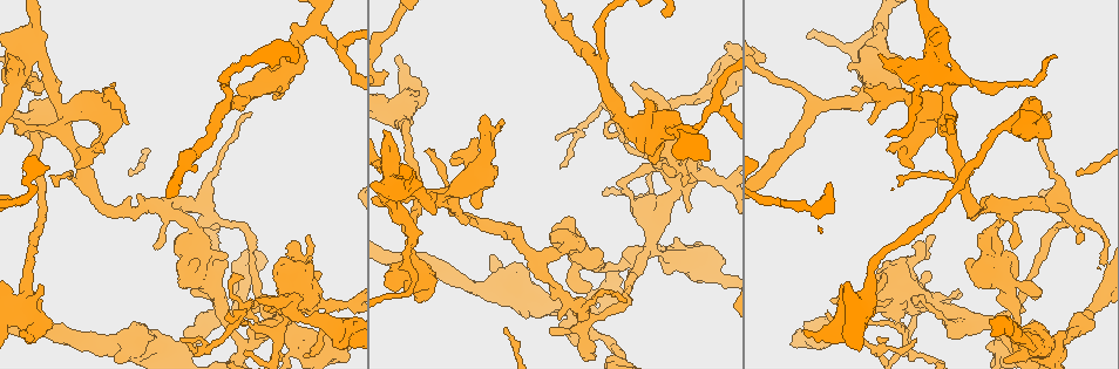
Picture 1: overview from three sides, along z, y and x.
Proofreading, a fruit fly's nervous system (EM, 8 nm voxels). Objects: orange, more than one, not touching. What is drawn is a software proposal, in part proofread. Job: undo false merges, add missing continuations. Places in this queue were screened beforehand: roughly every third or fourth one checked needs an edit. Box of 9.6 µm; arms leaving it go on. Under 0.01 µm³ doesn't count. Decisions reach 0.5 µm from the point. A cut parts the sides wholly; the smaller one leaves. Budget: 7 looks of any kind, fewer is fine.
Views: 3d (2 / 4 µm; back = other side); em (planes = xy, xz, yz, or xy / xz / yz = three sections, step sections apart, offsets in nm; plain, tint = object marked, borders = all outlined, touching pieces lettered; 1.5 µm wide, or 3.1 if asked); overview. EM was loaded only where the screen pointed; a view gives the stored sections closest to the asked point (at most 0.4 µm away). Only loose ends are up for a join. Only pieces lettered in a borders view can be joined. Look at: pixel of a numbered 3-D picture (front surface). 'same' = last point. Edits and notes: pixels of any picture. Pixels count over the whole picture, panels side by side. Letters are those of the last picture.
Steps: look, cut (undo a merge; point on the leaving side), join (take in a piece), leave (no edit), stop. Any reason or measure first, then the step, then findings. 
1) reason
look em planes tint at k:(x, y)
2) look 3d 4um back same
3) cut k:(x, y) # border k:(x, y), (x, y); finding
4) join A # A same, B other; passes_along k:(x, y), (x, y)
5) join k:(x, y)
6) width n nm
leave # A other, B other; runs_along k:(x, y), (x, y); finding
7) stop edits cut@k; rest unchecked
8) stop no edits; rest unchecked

branch point
look 3d 4um at 1:(1051, 201)

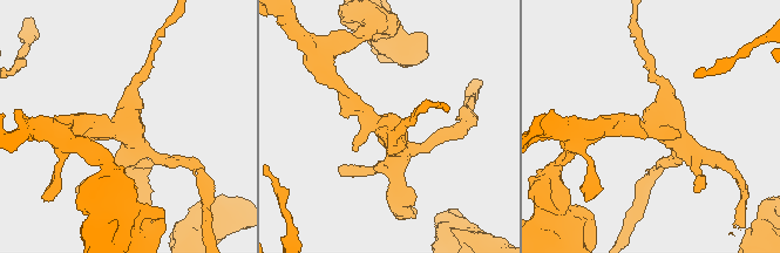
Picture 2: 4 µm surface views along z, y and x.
now the EM
look em yz step 4 tint at 2:(655, 117)

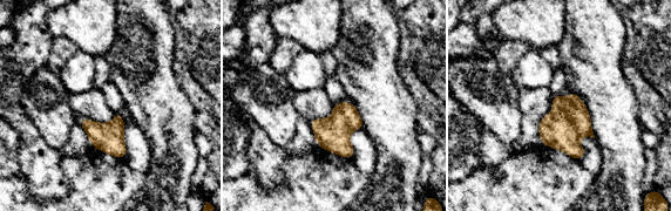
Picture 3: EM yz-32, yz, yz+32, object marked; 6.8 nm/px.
another direction
look em planes borders same

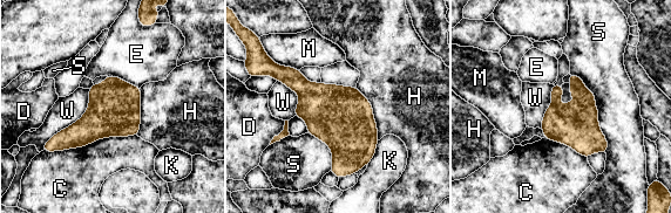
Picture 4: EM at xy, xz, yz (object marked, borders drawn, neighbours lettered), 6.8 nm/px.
width 180 nm
leave # C other, D other, E other, H other, K other, M other, S other, W other; border 4:(89, 89), (88, 109), (43, 145); all the same neuron

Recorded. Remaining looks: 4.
look em planes borders at 1:(1098, 268)

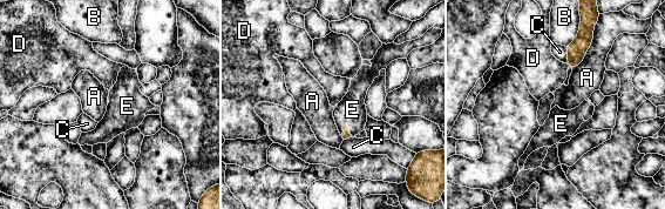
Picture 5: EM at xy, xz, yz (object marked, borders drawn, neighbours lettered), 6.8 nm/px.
join 5:(352, 110) # A other, B other, C other, D other, E same; passes_along 5:(346, 129), (348, 130), (352, 110); it goes on there

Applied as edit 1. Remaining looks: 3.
see it whole again
look overview

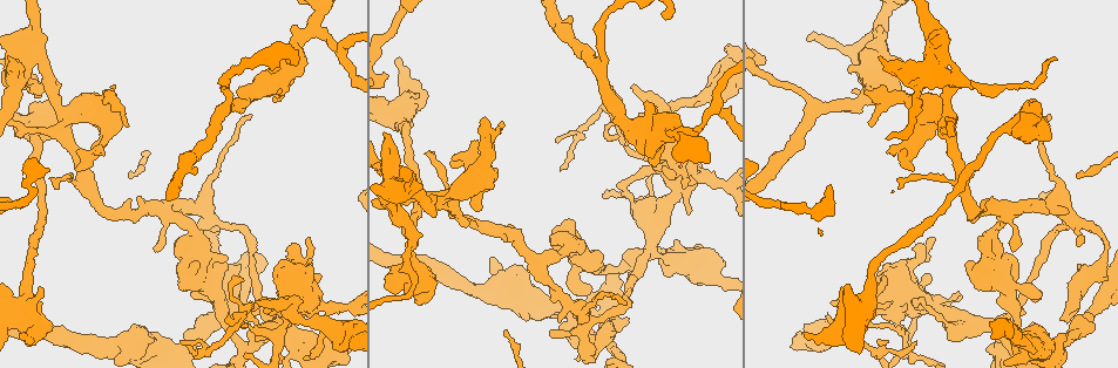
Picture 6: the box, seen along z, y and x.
look em planes borders at 6:(19, 335)

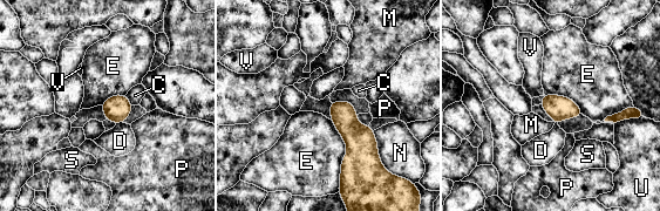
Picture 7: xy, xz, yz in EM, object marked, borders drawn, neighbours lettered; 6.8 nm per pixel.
leave # C other, D other, E other, M other, N other, P other, S other, U other, V other; border 7:(331, 120), (347, 148), (340, 186); none of them fits

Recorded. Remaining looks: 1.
stop edits join@5; rest unchecked

